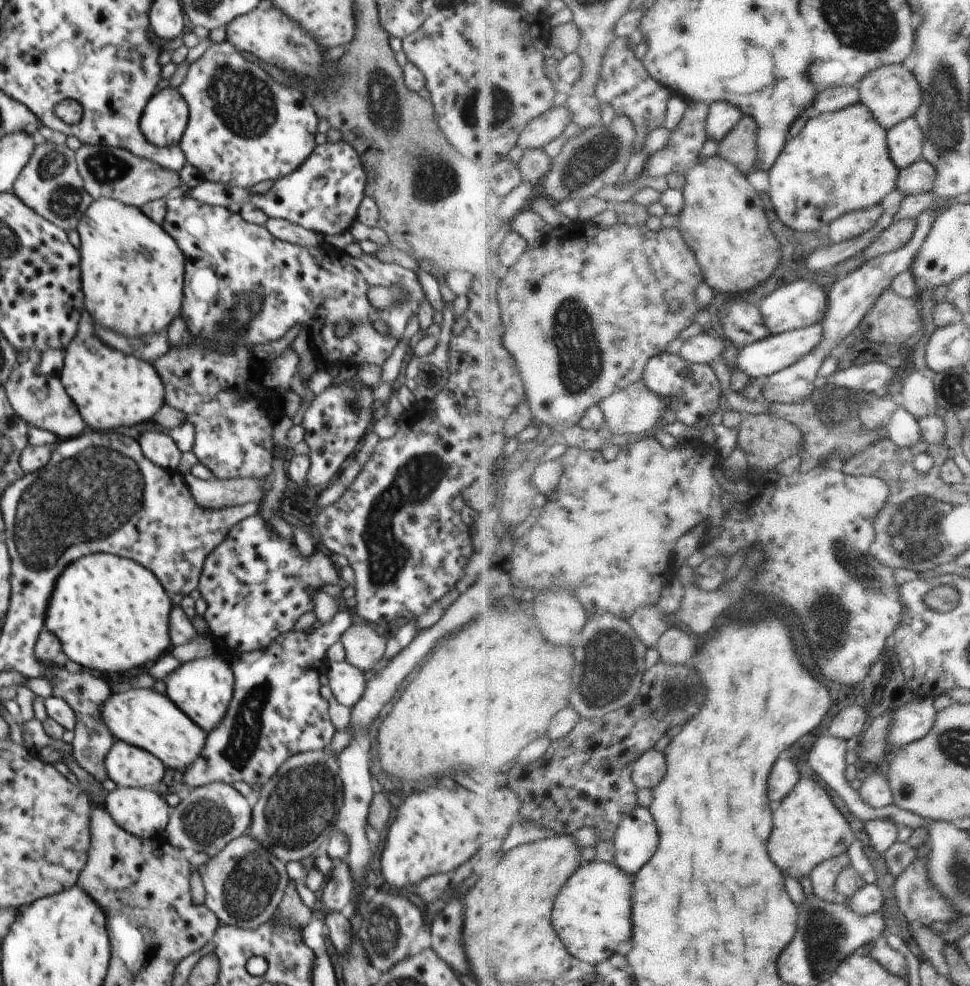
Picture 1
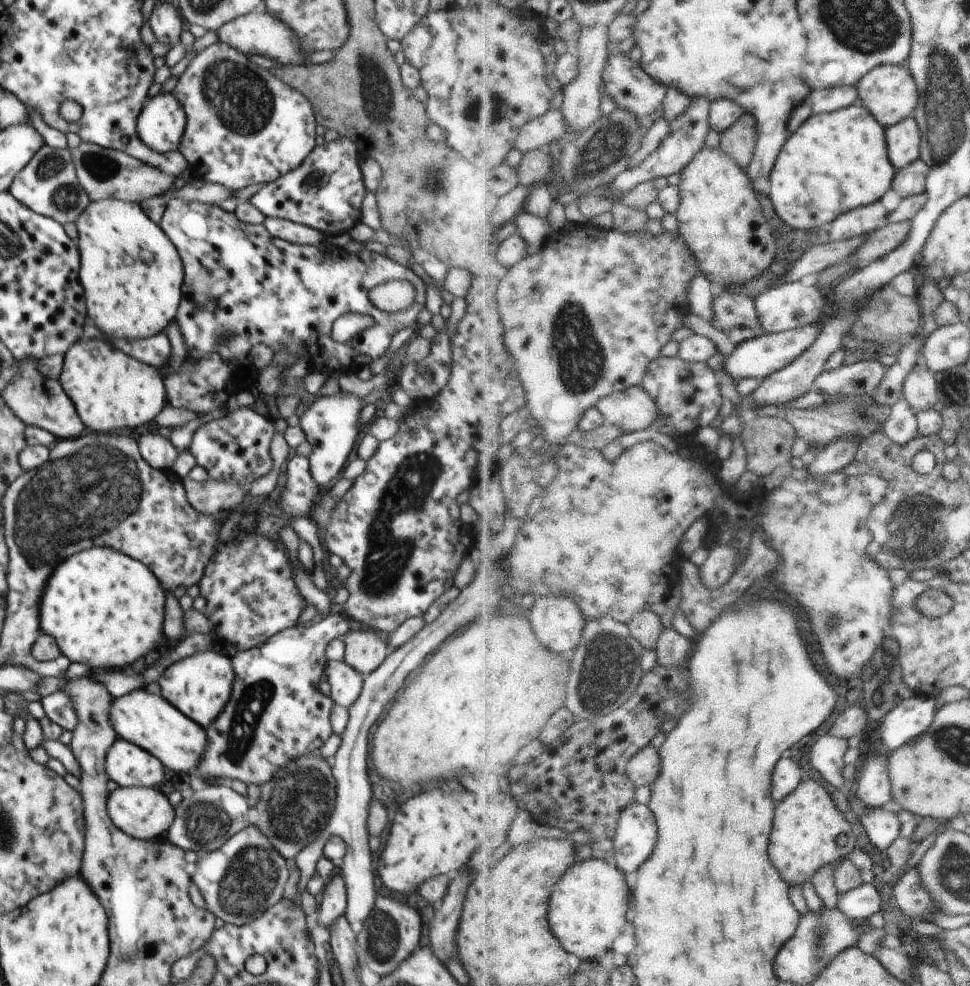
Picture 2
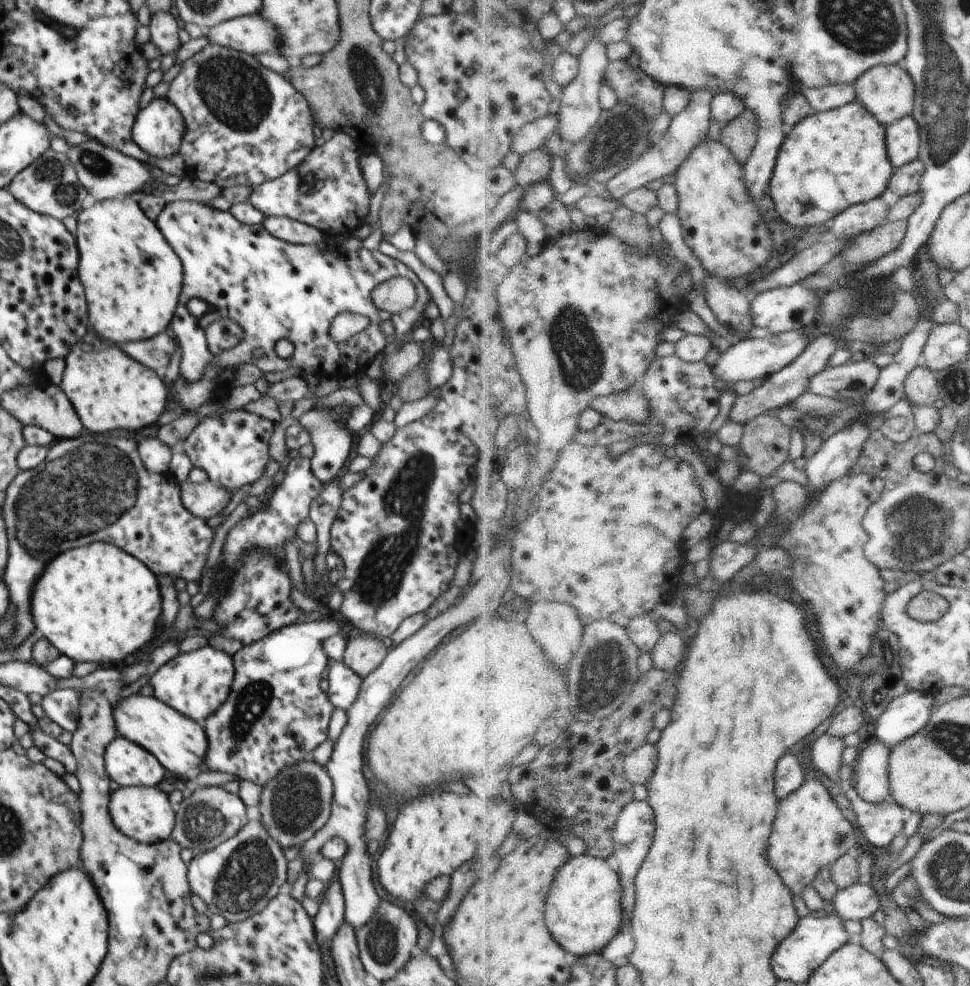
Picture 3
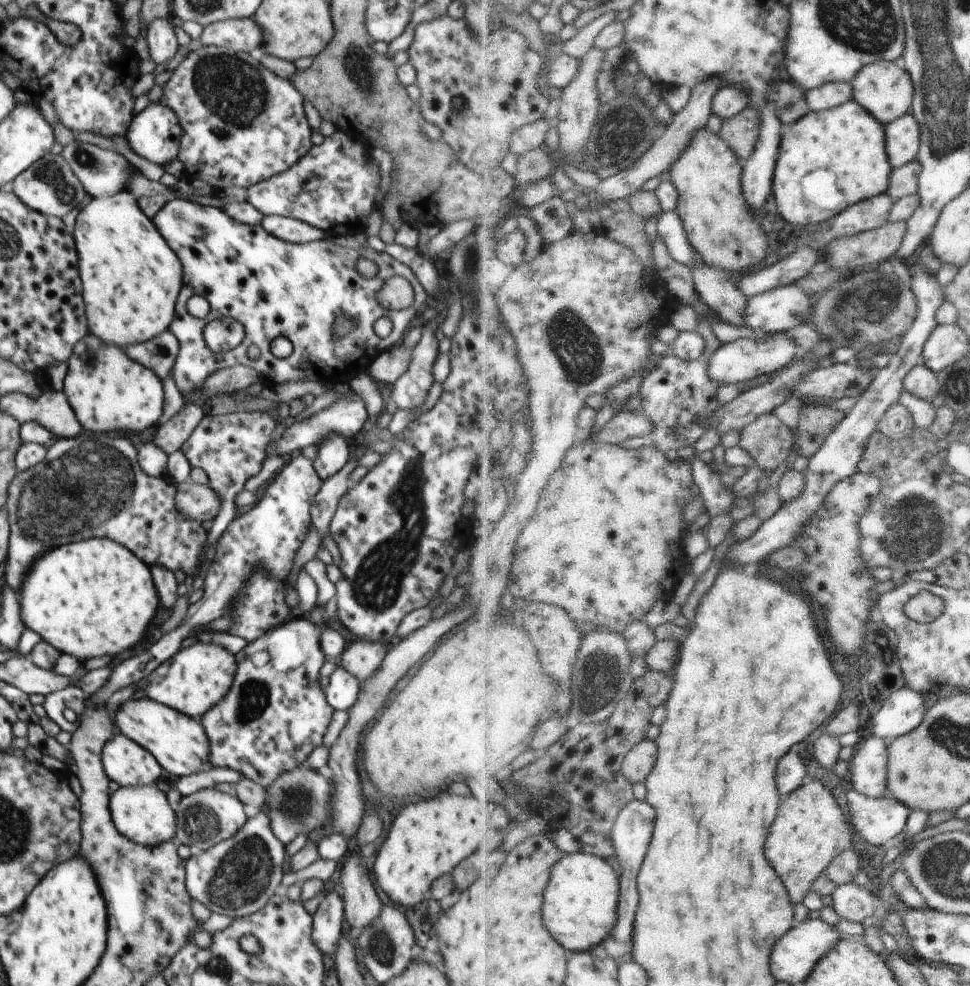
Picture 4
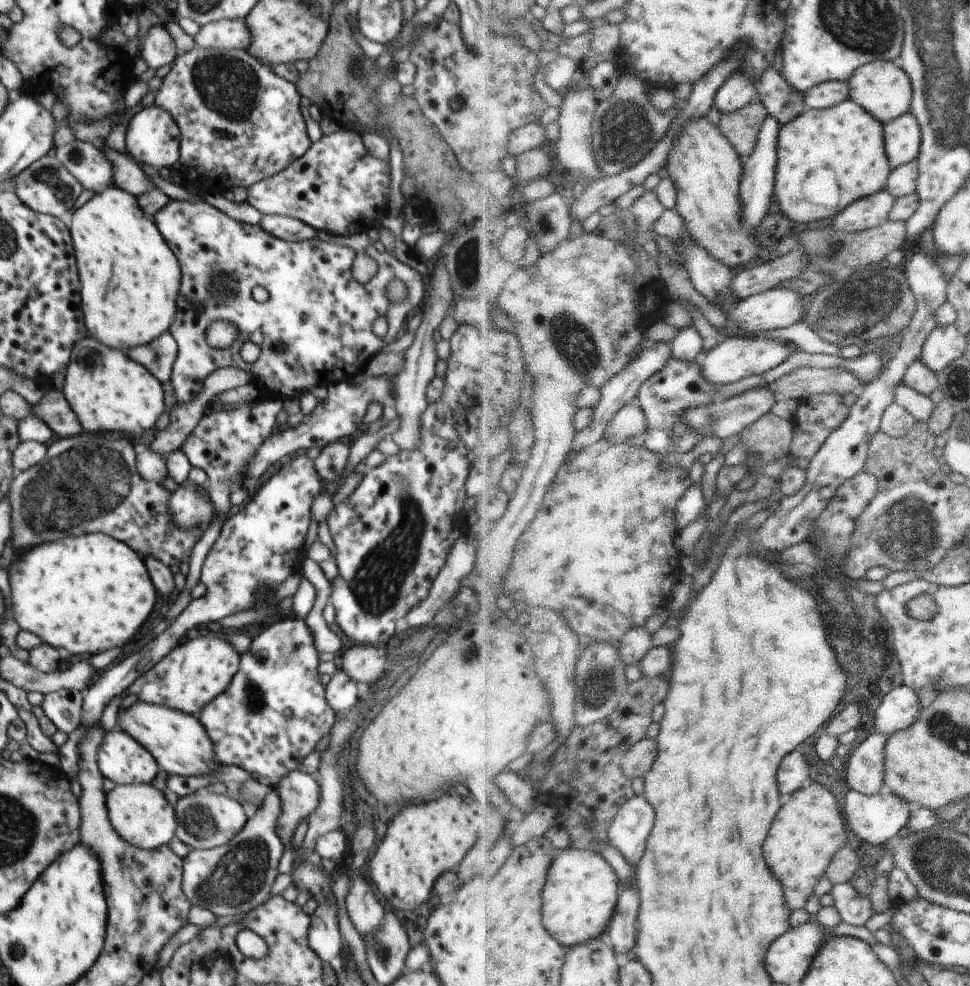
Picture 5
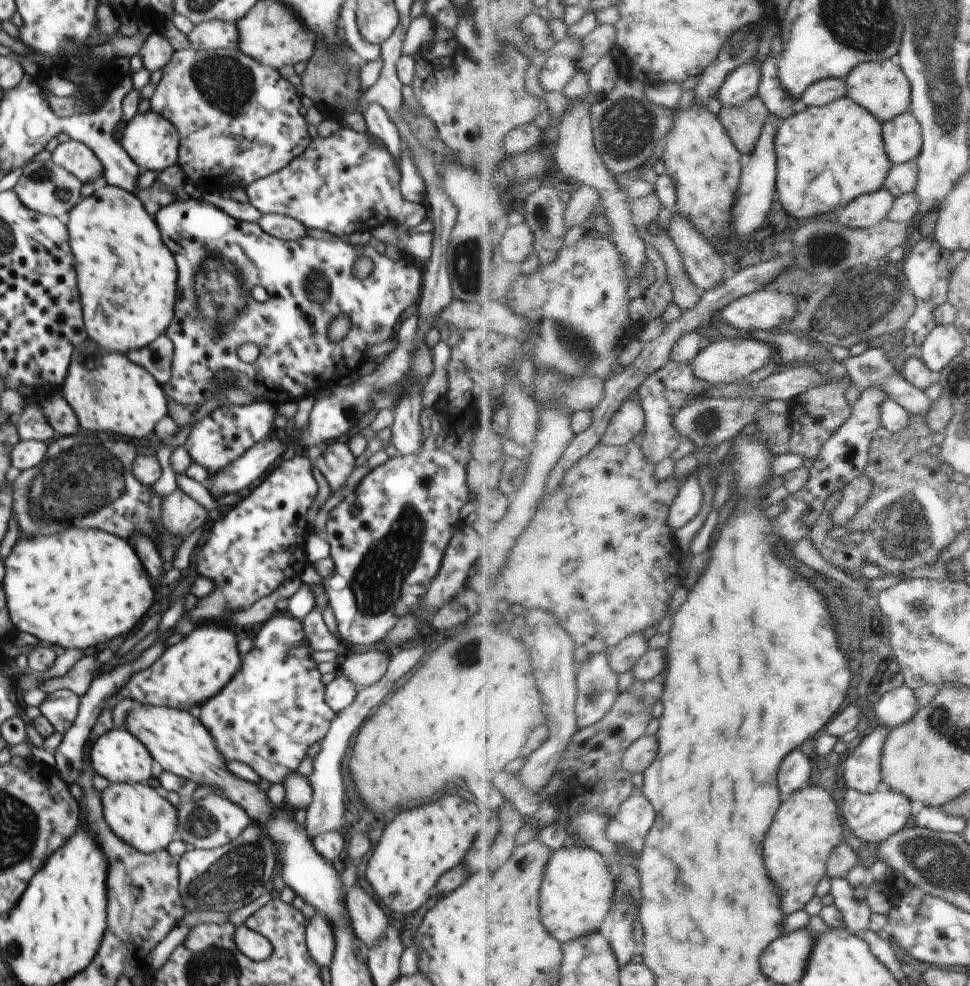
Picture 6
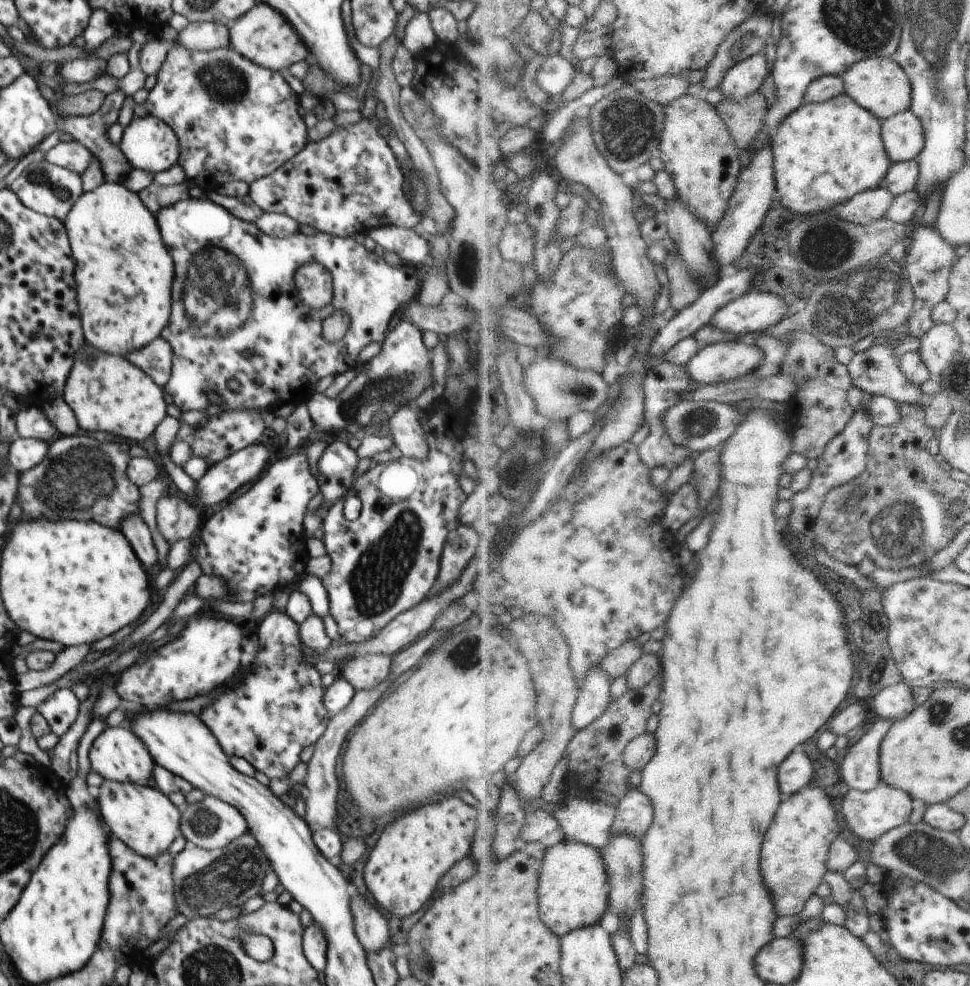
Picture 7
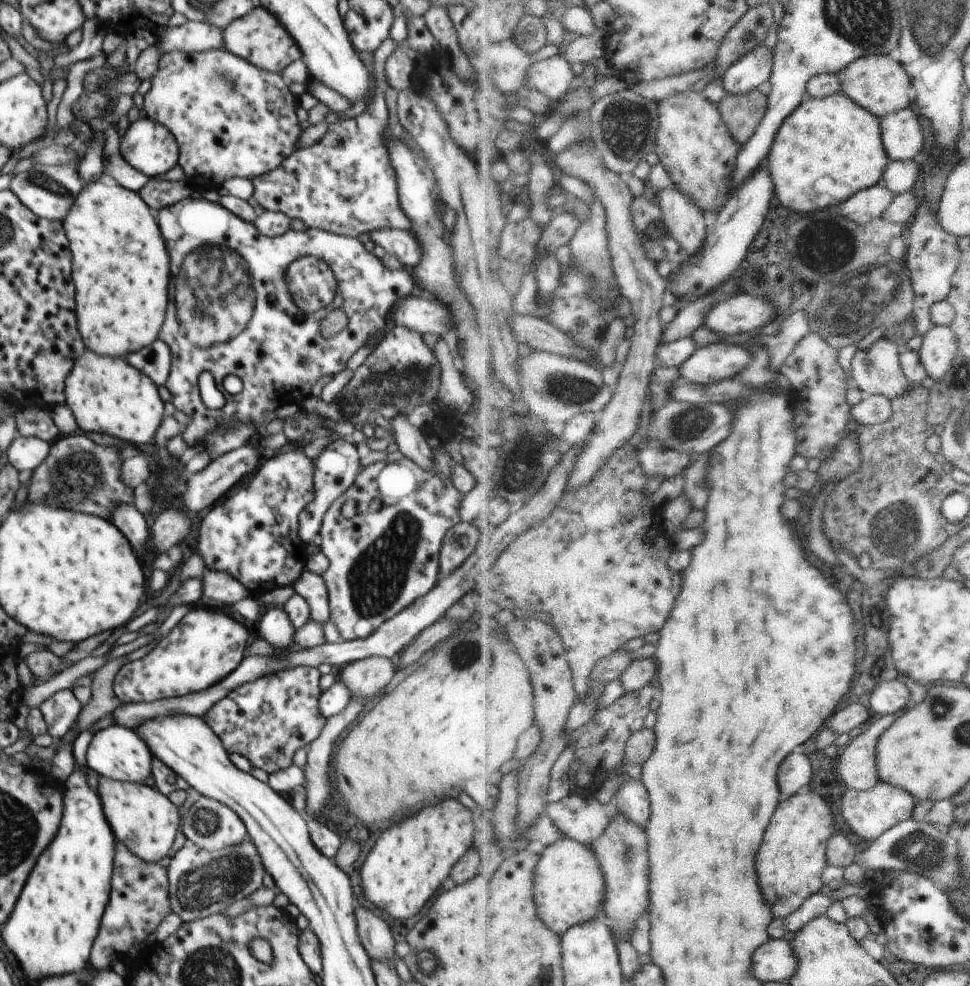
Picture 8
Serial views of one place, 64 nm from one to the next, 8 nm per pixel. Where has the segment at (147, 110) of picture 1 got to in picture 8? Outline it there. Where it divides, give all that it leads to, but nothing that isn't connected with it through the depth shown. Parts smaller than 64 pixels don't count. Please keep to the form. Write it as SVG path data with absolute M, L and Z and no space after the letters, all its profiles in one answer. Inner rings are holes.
M147 117L128 123L119 150L132 168L148 178L162 177L179 165L179 147L174 136Z

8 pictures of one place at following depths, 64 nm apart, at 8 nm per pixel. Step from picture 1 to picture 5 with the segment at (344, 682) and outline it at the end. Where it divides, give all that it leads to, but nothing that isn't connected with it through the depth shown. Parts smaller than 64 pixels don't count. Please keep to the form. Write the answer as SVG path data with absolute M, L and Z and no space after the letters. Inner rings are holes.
M338 668L332 680L325 686L325 698L337 714L350 711L359 700L356 682Z

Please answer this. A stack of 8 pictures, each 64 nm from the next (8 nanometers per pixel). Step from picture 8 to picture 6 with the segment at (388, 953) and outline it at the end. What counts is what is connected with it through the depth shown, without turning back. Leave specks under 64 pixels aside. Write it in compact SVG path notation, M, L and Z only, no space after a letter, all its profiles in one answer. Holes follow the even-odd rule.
M354 884L347 890L345 904L354 935L364 943L364 948L378 944L384 937L389 922L374 898L366 894L358 884Z

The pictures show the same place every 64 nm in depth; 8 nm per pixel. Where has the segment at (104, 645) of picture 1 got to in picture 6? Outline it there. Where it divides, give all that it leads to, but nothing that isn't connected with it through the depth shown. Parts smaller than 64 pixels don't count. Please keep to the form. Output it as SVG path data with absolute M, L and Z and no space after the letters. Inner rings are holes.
M70 526L58 530L56 534L52 533L50 536L44 536L44 534L36 534L36 536L21 535L16 544L14 544L14 548L12 548L8 558L3 561L3 564L5 576L2 580L1 588L5 593L5 602L13 626L16 631L32 634L43 644L54 644L64 649L77 648L83 651L92 646L95 650L97 645L112 640L112 638L120 634L132 633L134 626L140 622L142 616L148 612L154 603L155 590L152 589L152 582L150 582L147 571L144 569L143 563L138 559L130 542L99 529L74 528L74 526Z

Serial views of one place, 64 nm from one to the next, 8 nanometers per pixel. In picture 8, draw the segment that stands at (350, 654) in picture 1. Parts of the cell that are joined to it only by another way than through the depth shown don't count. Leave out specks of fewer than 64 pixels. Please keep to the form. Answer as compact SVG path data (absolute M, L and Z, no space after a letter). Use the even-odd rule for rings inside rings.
M374 656L343 666L337 680L348 688L351 699L371 700L384 692L397 671L395 659Z

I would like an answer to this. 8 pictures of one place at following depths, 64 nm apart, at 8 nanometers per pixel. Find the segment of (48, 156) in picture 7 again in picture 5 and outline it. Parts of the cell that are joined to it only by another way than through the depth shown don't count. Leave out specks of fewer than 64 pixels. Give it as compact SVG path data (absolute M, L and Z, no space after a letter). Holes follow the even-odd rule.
M75 139L65 146L57 147L55 156L82 183L84 189L100 194L114 186L112 164L94 144Z

